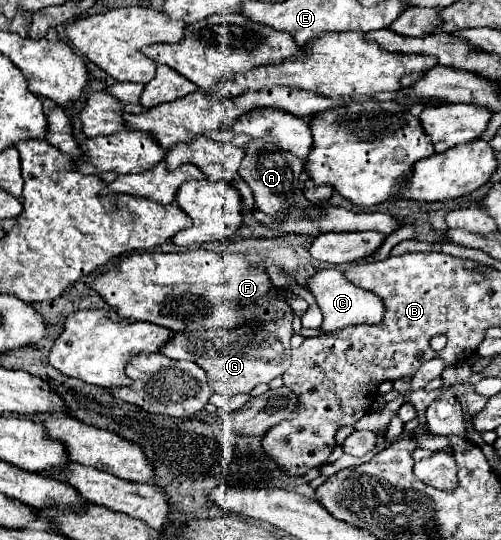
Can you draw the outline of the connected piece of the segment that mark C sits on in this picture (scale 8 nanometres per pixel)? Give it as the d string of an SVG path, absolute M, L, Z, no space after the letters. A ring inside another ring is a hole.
M322 269L318 271L310 281L308 281L308 287L310 291L314 293L316 297L316 303L318 307L322 309L322 315L324 315L324 321L322 321L322 329L324 331L338 331L342 327L348 327L348 325L360 325L360 323L366 323L366 325L378 325L382 323L384 319L384 313L386 313L386 307L382 303L382 299L368 291L368 289L362 289L354 283L350 283L346 279L346 275L338 269Z

